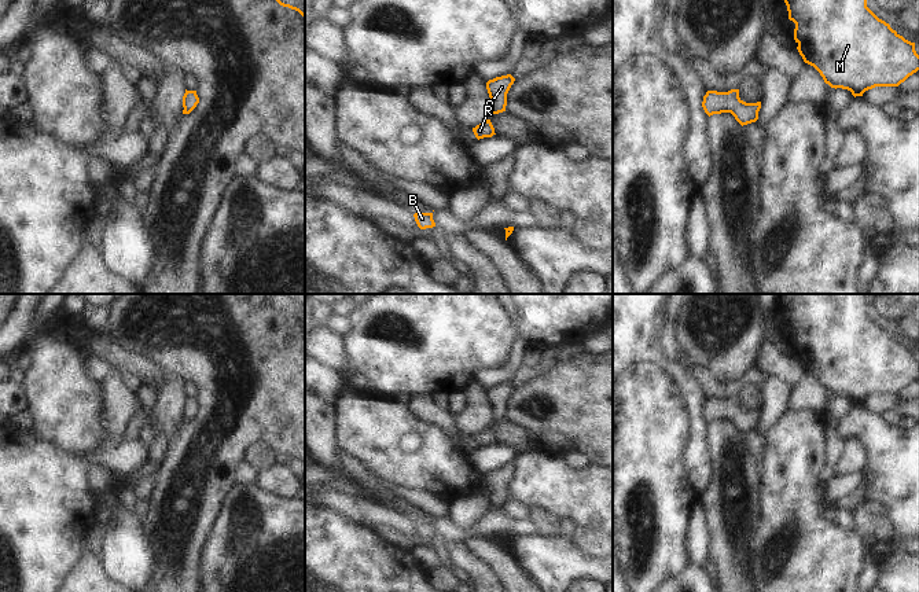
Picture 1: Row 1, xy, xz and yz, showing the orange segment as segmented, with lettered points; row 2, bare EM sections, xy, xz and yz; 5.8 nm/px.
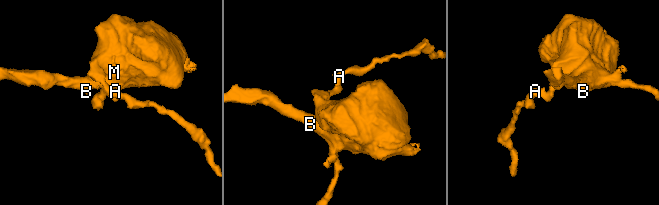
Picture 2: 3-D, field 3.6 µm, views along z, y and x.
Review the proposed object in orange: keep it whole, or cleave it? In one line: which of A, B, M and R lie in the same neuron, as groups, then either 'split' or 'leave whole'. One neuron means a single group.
A B M R | leave whole

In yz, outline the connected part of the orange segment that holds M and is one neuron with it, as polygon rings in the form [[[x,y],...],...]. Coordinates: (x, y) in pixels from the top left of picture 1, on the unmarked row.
[[[783,294],[779,302],[787,313],[788,327],[795,331],[794,348],[804,369],[813,374],[831,396],[848,397],[854,405],[875,394],[898,394],[919,378],[915,350],[905,348],[867,315],[870,304],[871,294]]]

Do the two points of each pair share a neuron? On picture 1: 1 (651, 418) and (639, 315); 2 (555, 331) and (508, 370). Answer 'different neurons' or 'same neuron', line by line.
1: different neurons
2: same neuron

